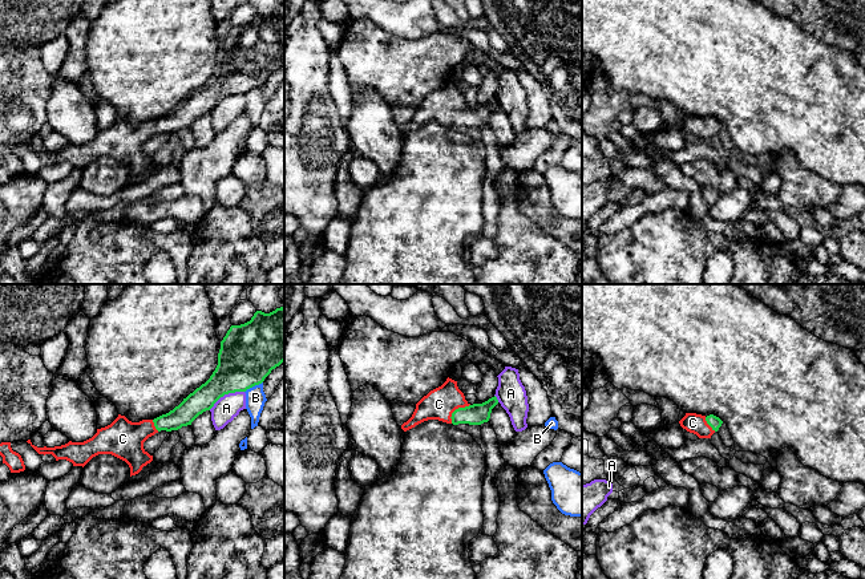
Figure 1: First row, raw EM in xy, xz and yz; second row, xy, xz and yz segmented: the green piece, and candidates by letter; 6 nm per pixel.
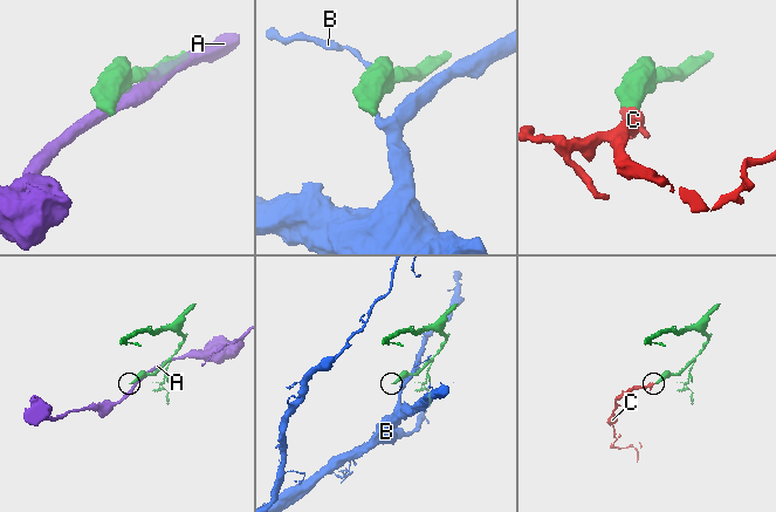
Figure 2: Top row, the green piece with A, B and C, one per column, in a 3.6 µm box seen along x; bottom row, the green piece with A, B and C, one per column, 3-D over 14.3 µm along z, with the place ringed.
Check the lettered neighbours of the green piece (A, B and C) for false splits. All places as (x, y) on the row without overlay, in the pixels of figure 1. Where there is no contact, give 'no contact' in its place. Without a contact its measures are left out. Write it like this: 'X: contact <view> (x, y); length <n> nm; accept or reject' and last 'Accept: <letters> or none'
A: contact xy (226, 96); length 240 nm; reject
B: contact xy (253, 88); length 130 nm; reject
C: contact xz (456, 112); length 170 nm; accept
Accept: C

